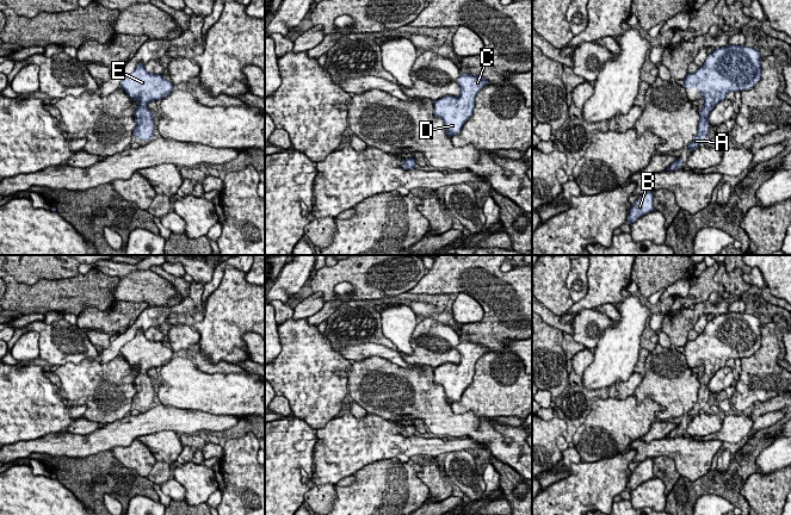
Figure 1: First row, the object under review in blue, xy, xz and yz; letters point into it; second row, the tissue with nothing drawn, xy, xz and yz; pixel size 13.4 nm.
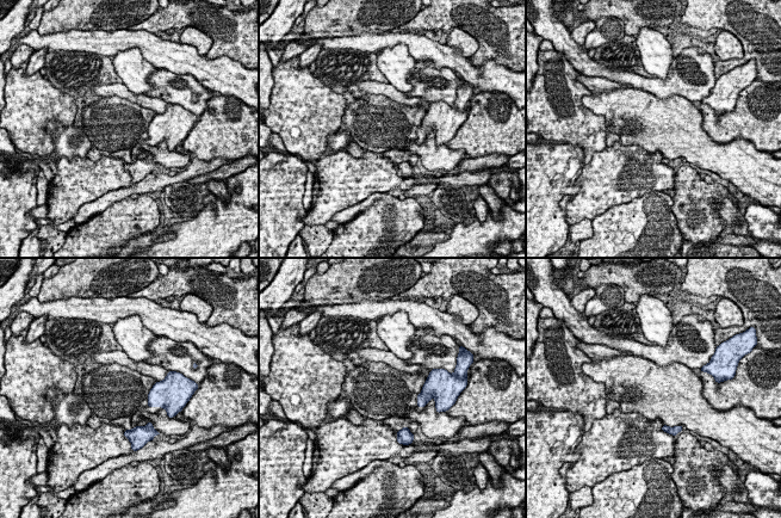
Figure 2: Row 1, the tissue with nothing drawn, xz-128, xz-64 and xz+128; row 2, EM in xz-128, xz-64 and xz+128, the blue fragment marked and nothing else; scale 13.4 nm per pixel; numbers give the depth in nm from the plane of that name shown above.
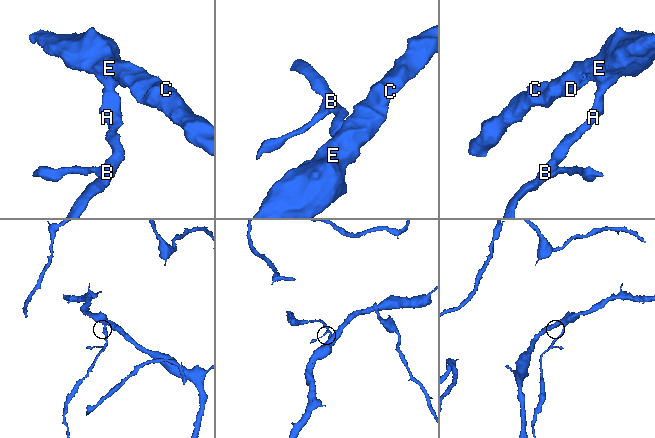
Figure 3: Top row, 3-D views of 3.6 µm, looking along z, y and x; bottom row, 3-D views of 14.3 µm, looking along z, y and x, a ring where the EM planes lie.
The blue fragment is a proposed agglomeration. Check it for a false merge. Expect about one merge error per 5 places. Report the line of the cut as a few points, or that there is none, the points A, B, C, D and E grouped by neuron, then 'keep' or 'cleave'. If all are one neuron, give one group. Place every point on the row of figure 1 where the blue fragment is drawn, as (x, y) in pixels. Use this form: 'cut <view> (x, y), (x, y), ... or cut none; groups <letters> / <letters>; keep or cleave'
cut none; groups A B C D E; keep

